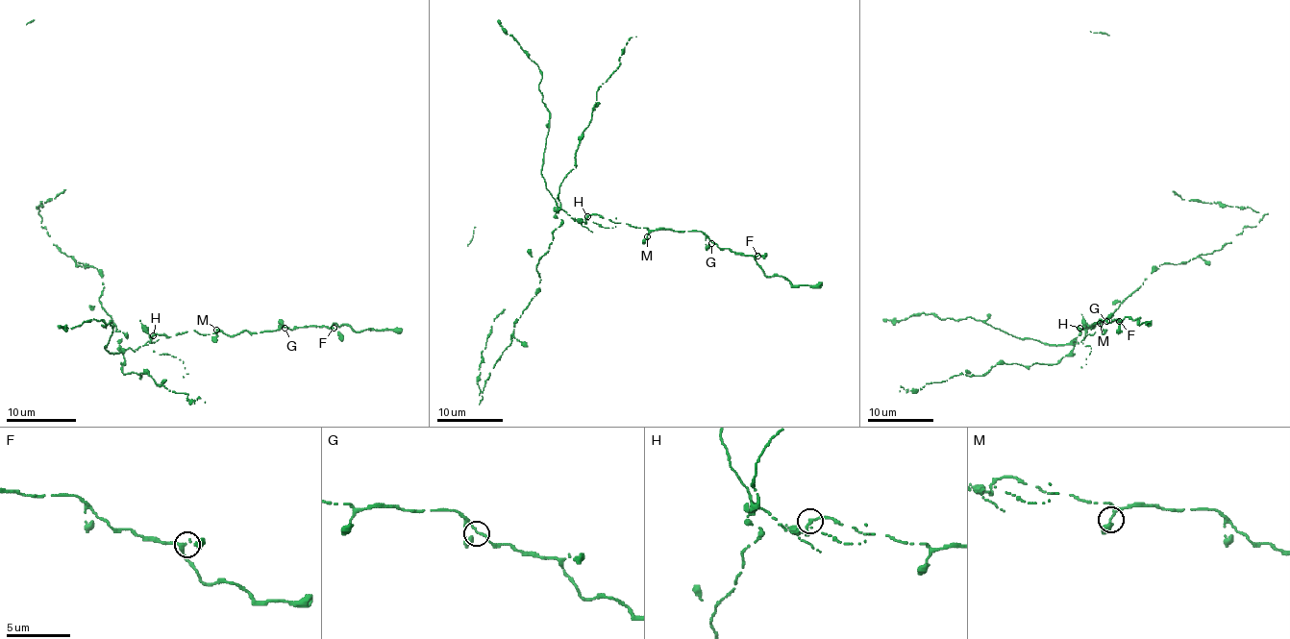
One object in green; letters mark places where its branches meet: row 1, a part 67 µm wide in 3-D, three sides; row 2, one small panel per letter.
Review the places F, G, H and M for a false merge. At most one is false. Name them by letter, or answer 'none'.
H

